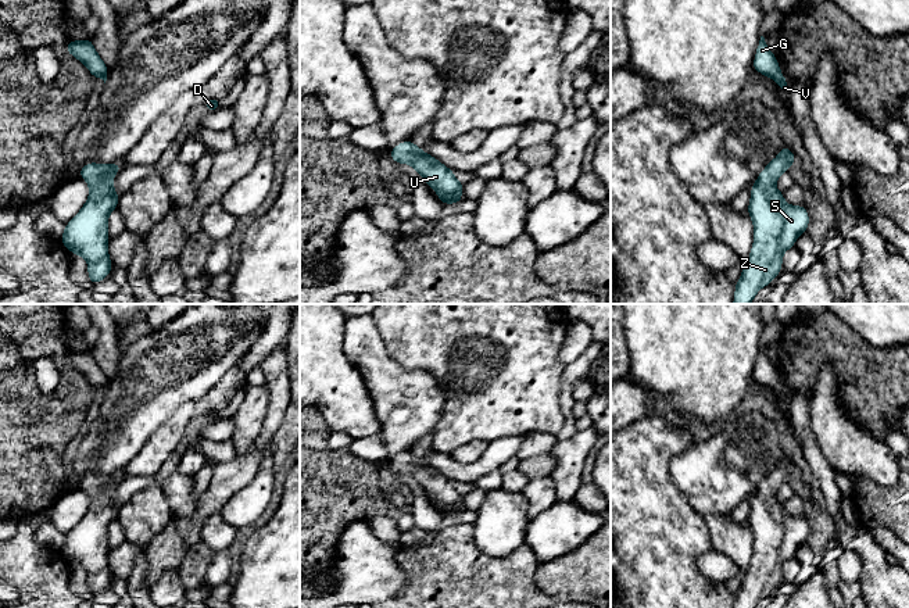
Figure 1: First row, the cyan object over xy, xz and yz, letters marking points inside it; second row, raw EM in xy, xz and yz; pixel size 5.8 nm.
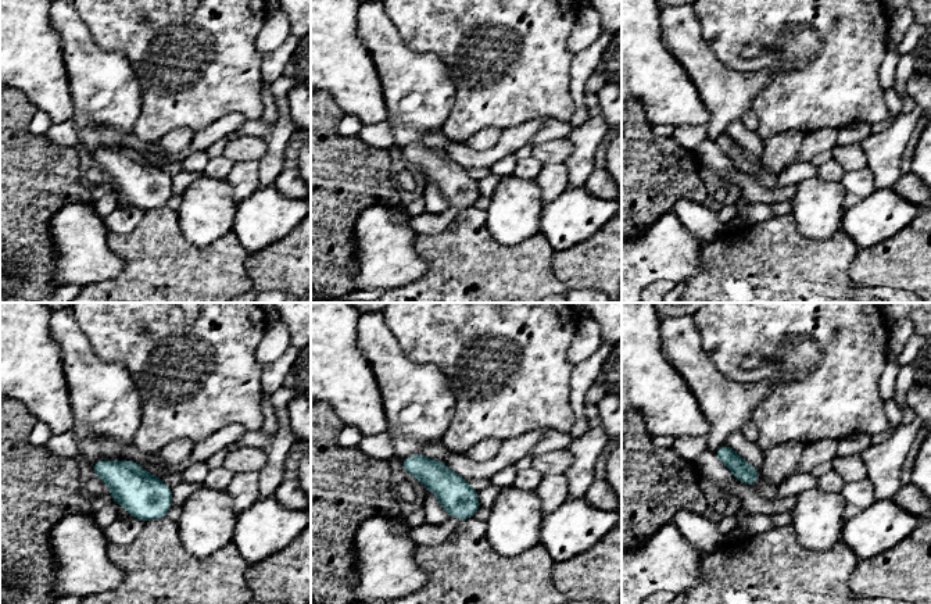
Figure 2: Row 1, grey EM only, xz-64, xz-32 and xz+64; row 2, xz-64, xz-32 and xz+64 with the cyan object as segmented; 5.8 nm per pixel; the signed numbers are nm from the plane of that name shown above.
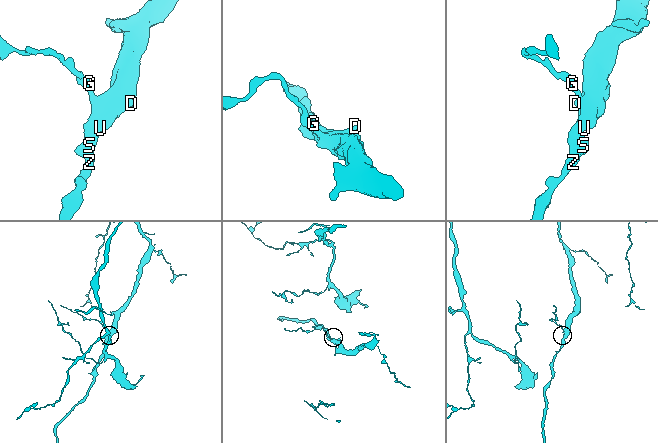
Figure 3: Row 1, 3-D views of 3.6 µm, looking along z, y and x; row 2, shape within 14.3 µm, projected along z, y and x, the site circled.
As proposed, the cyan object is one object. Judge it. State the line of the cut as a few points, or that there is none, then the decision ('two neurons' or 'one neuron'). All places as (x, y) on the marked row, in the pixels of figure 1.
no cut | one neuron

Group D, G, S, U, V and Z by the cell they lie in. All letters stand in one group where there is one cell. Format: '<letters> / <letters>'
D G S U V Z

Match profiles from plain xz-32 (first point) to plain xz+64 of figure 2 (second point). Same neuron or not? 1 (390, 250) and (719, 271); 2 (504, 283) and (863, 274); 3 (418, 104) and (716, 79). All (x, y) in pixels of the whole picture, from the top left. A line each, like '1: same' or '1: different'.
1: different
2: different
3: same

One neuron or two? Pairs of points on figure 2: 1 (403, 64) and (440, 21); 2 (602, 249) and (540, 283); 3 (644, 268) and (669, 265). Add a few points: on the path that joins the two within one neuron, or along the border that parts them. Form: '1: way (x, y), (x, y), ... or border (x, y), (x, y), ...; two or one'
1: border (394, 24), (412, 50), (433, 53), (443, 64); two
2: border (555, 252), (551, 260), (551, 271), (568, 288); two
3: way (650, 265), (663, 265); one

